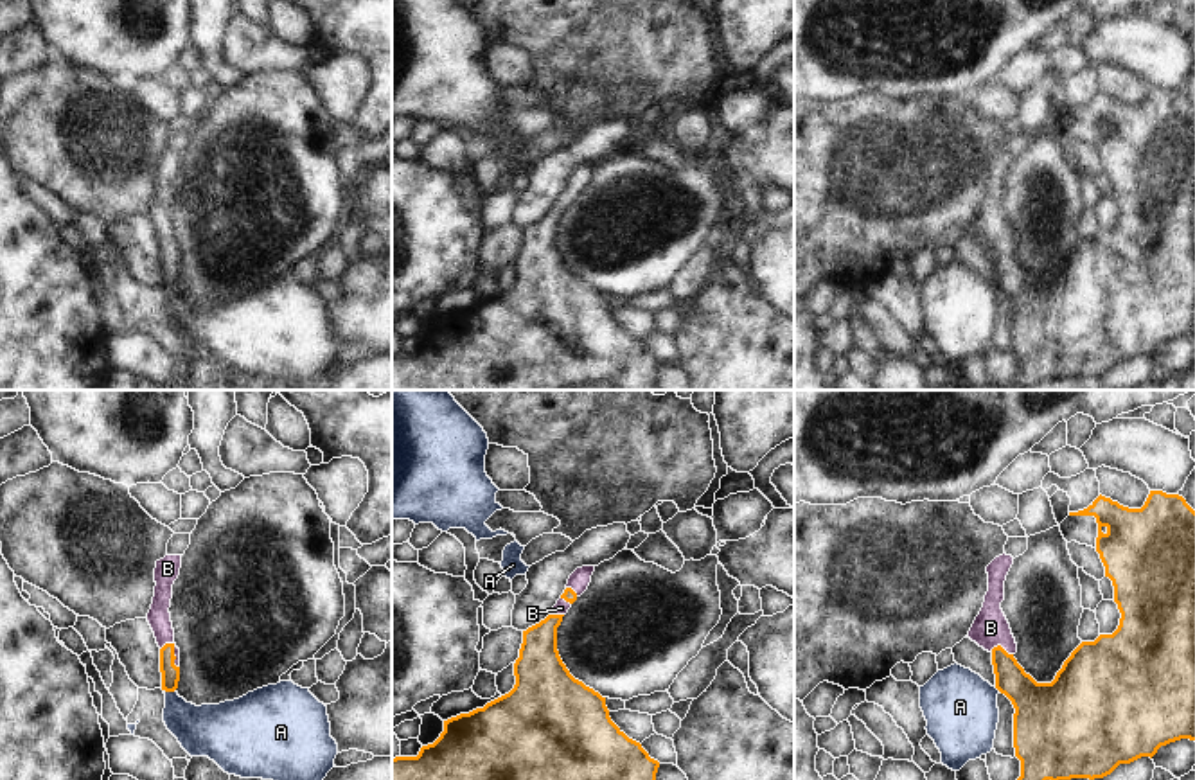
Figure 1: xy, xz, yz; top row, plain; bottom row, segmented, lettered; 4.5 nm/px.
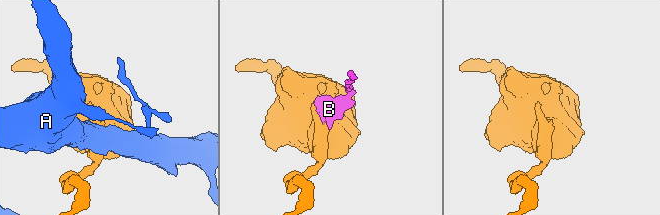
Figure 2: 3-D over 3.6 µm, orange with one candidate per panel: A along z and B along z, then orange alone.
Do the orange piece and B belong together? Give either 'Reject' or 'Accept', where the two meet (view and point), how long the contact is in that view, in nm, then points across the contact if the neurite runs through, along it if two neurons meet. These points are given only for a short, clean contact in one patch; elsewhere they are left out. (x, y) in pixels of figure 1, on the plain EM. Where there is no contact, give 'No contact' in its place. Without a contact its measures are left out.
Accept. Touches orange at xy (173, 250). Shared border 130 nm

